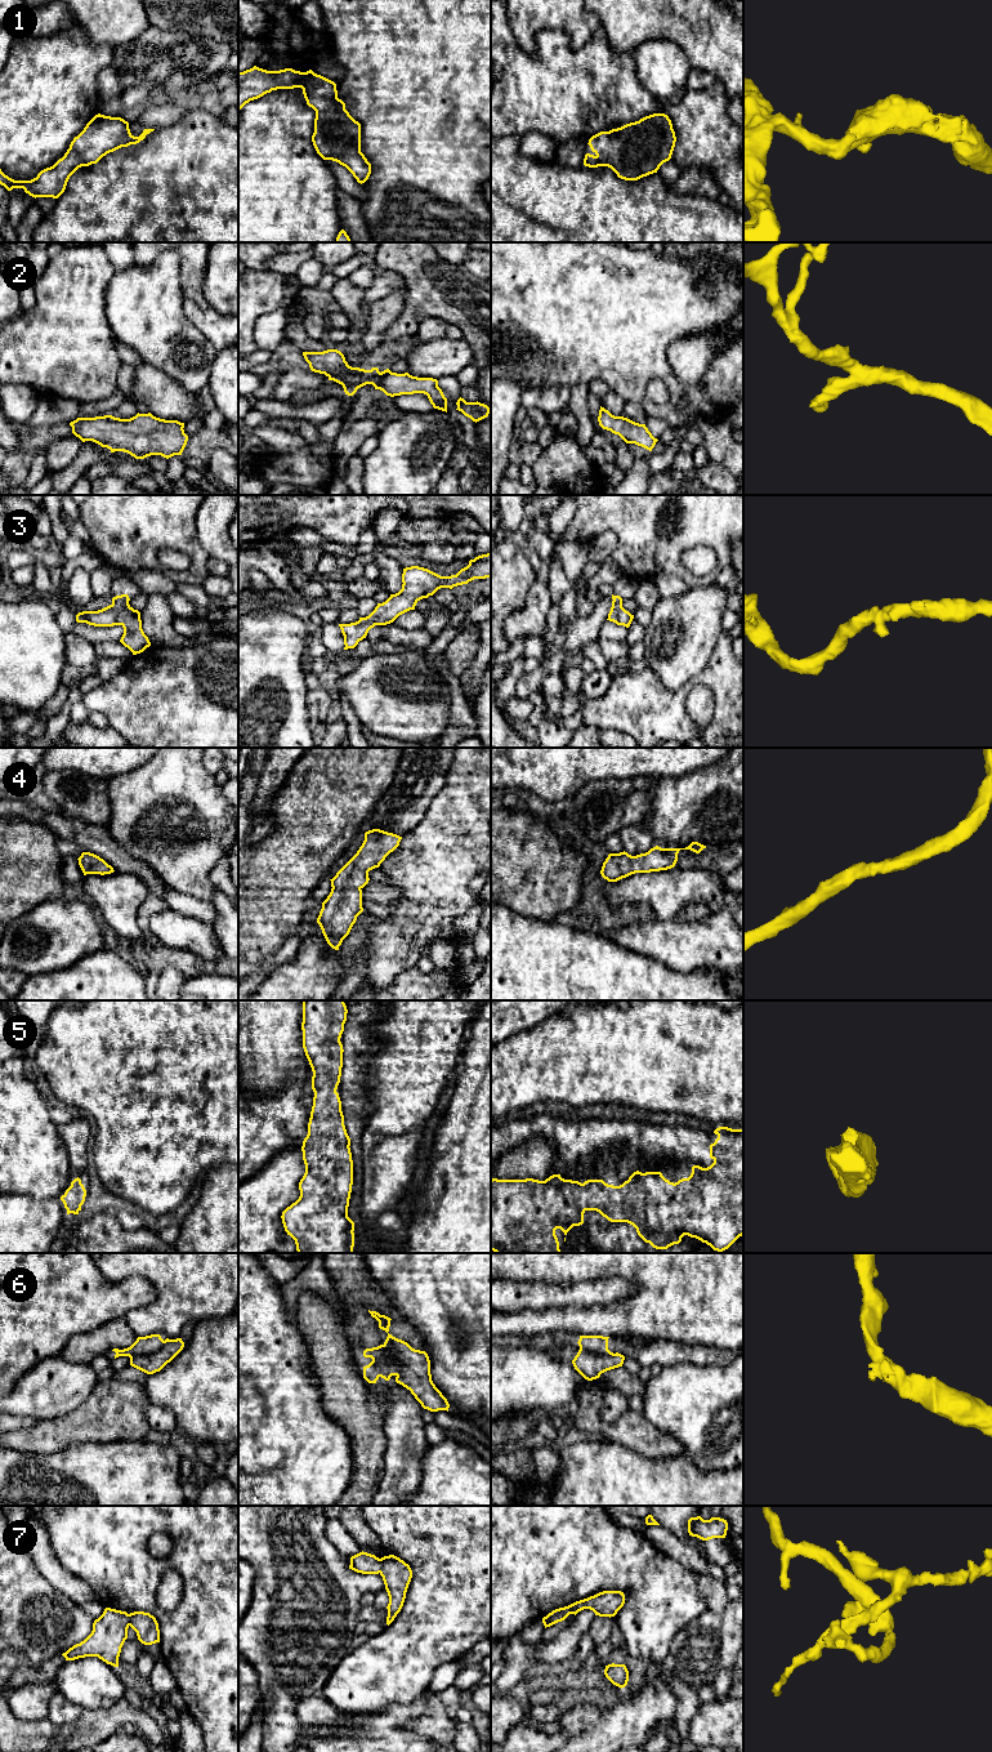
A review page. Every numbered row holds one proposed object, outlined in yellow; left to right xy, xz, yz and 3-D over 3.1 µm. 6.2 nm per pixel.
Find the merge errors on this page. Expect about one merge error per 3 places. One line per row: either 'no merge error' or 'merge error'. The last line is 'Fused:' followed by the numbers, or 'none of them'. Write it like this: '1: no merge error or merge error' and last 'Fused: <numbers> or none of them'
1: no merge error
2: no merge error
3: no merge error
4: no merge error
5: no merge error
6: merge error
7: merge error
Fused: 6, 7

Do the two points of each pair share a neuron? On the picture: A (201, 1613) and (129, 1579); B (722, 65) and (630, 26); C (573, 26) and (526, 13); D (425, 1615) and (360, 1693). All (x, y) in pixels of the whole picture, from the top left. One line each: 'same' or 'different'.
A: same
B: same
C: same
D: same

